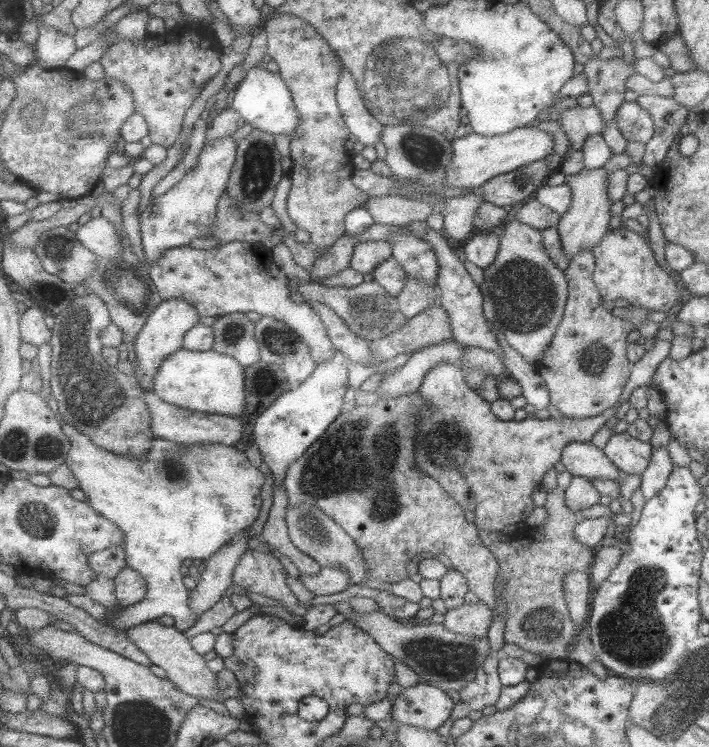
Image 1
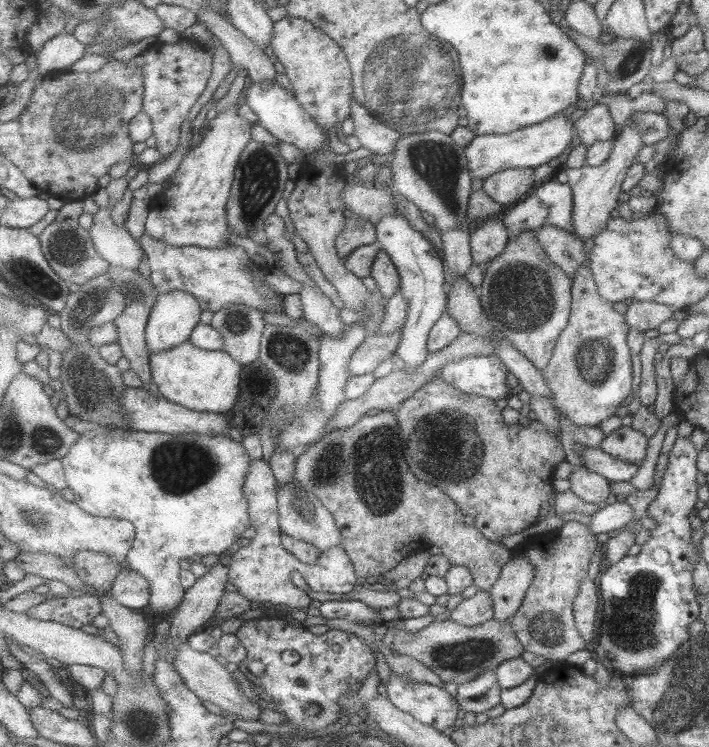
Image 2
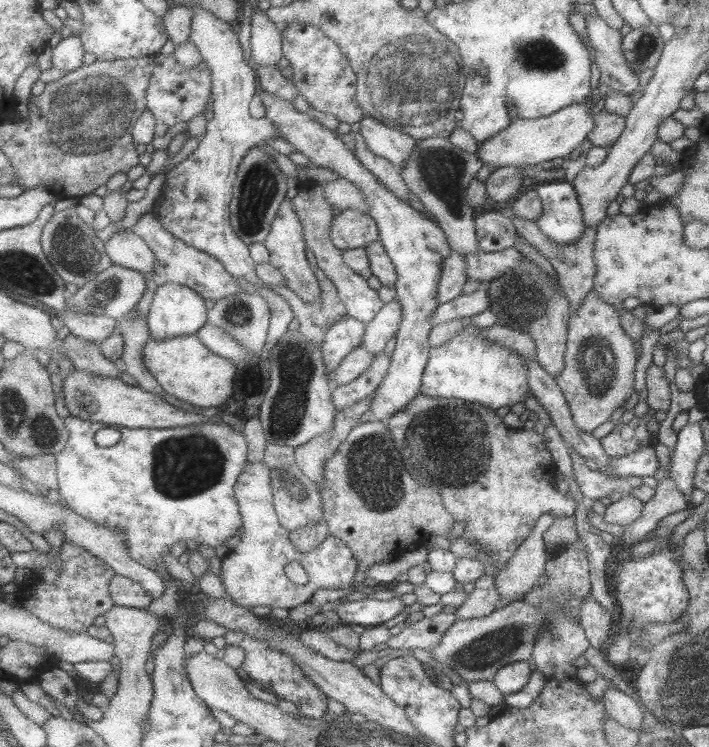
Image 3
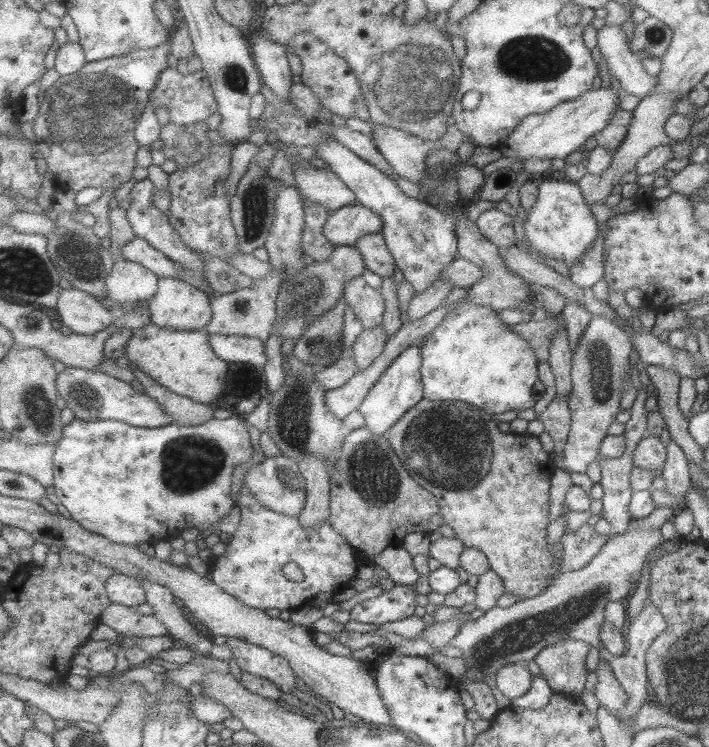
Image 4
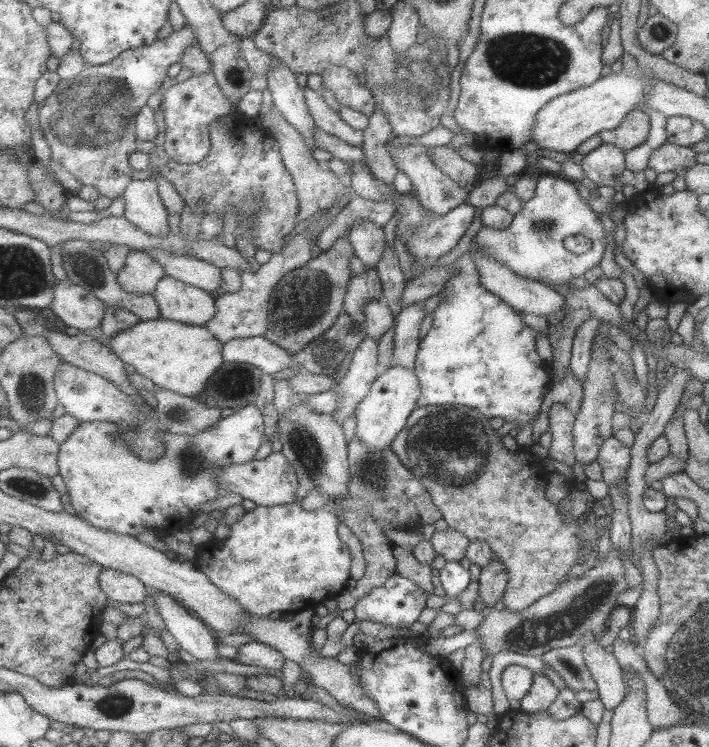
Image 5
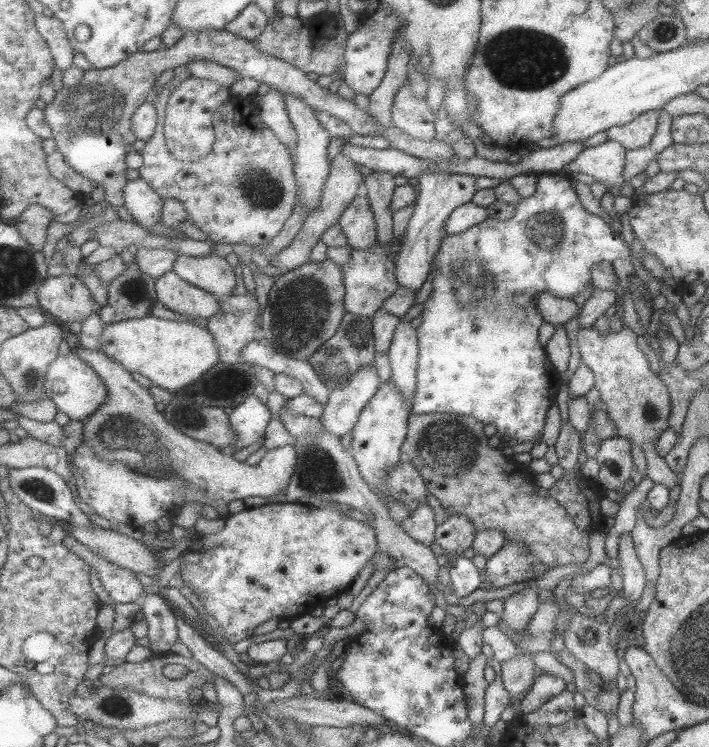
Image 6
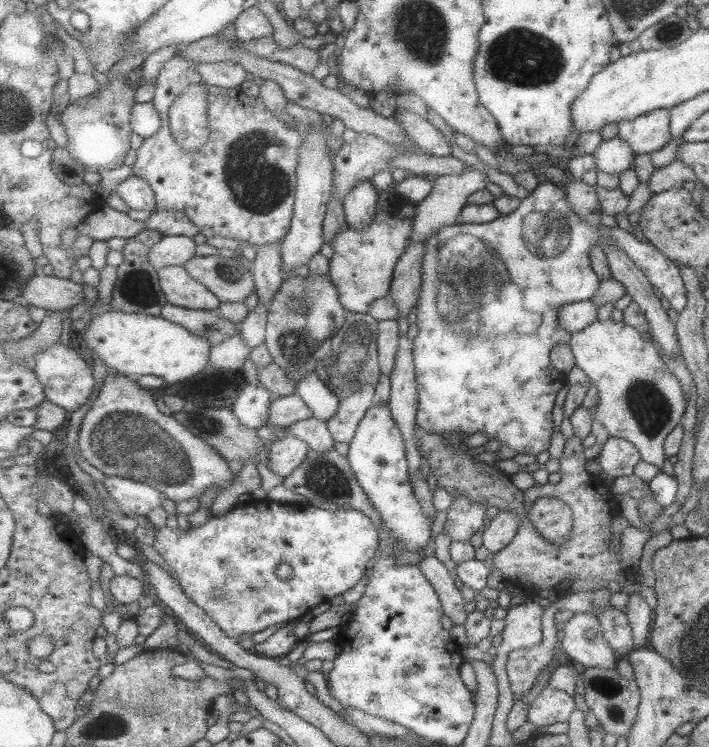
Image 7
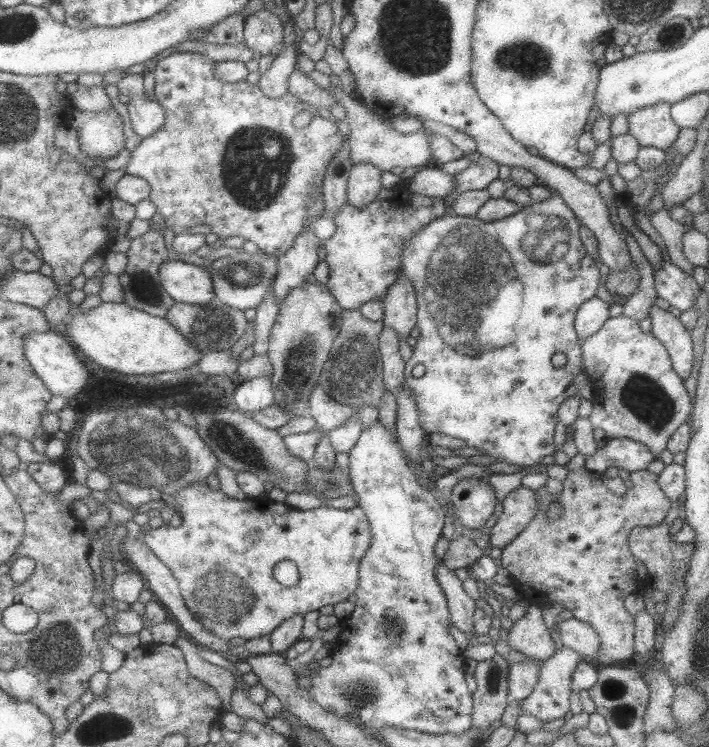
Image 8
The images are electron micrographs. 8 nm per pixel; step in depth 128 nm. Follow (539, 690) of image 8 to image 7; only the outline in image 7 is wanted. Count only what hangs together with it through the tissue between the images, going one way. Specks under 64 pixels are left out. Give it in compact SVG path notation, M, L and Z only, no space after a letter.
M545 686L531 702L525 721L535 727L568 722L573 710L575 704L571 695Z

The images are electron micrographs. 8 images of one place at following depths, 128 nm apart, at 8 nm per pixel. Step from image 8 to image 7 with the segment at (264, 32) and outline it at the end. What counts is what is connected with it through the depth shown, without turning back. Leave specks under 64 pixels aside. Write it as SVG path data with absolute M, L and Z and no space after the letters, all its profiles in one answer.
M257 6L242 12L233 25L235 36L240 42L274 36L274 26Z

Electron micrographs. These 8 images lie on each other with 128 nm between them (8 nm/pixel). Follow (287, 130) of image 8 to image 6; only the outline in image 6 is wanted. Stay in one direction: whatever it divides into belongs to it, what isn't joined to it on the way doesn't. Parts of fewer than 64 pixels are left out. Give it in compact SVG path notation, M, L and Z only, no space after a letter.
M188 65L179 66L173 71L175 75L166 84L167 87L152 98L158 110L158 125L154 137L146 141L145 147L141 150L144 156L144 165L140 168L141 176L164 201L169 198L179 200L188 211L193 224L199 226L211 238L213 244L269 245L285 229L286 223L294 216L295 208L298 206L299 186L294 170L293 153L277 133L262 121L262 112L257 100L250 100L248 95L245 103L245 97L232 95L232 98L215 113L216 143L212 152L197 162L179 161L178 157L169 153L165 144L165 110L173 91L184 80L191 78L192 74Z

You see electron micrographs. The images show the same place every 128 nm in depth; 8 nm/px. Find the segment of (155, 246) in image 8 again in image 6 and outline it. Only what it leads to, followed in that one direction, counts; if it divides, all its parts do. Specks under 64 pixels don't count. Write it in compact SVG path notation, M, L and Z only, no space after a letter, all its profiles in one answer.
M131 245L121 253L127 272L109 284L109 299L99 312L103 325L151 315L150 308L158 299L157 279L139 269L139 248L139 245Z

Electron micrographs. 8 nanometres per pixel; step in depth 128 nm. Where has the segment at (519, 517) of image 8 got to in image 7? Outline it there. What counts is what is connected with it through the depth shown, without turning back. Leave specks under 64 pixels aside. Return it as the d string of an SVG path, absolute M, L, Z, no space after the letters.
M499 510L481 534L483 548L491 554L497 553L506 544L512 542L519 522L521 518L517 518L512 512Z

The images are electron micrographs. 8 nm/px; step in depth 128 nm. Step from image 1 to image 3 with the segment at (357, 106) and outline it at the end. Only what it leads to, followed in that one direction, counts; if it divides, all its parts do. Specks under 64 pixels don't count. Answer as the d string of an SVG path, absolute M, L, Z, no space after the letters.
M365 110L359 131L365 137L369 150L387 158L398 168L402 167L416 143L416 139L413 137L373 118Z

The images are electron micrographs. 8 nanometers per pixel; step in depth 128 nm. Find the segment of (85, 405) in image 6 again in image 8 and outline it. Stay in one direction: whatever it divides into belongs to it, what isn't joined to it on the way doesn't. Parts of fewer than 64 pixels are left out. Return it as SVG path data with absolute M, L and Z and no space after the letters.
M53 330L45 333L31 333L25 340L25 349L27 358L31 361L35 372L44 380L47 388L50 388L55 396L68 398L73 404L75 402L73 398L85 388L91 374L67 336Z

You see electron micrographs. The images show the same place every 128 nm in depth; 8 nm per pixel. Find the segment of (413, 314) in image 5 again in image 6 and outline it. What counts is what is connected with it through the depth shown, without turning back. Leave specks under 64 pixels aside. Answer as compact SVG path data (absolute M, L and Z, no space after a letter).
M399 321L394 343L390 350L393 380L406 399L411 399L416 389L416 368L418 365L418 342L416 328L411 323Z

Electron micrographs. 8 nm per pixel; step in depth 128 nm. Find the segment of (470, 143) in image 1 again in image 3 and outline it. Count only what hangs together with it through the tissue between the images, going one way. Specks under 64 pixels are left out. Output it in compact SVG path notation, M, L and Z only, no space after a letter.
M584 101L579 104L570 104L549 116L533 120L515 119L507 128L478 143L475 152L477 158L483 166L491 169L501 166L523 167L526 164L539 167L539 163L543 160L565 159L585 140L586 134L593 128L593 115L588 109L591 103L590 101L587 104Z

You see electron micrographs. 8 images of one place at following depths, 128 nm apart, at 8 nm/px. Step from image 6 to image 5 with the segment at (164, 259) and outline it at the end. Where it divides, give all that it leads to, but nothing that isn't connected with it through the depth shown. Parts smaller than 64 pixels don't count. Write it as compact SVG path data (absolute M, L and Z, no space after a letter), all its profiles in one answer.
M134 250L117 276L125 292L145 296L156 292L159 282L167 276L167 270L149 252Z

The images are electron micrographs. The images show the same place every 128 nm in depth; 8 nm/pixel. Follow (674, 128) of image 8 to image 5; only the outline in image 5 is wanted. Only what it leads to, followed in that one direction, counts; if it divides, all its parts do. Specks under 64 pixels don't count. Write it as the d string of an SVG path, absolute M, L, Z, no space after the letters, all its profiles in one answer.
M640 106L627 112L615 128L599 131L598 135L603 144L612 144L626 151L640 145L646 139L649 127L650 120Z

